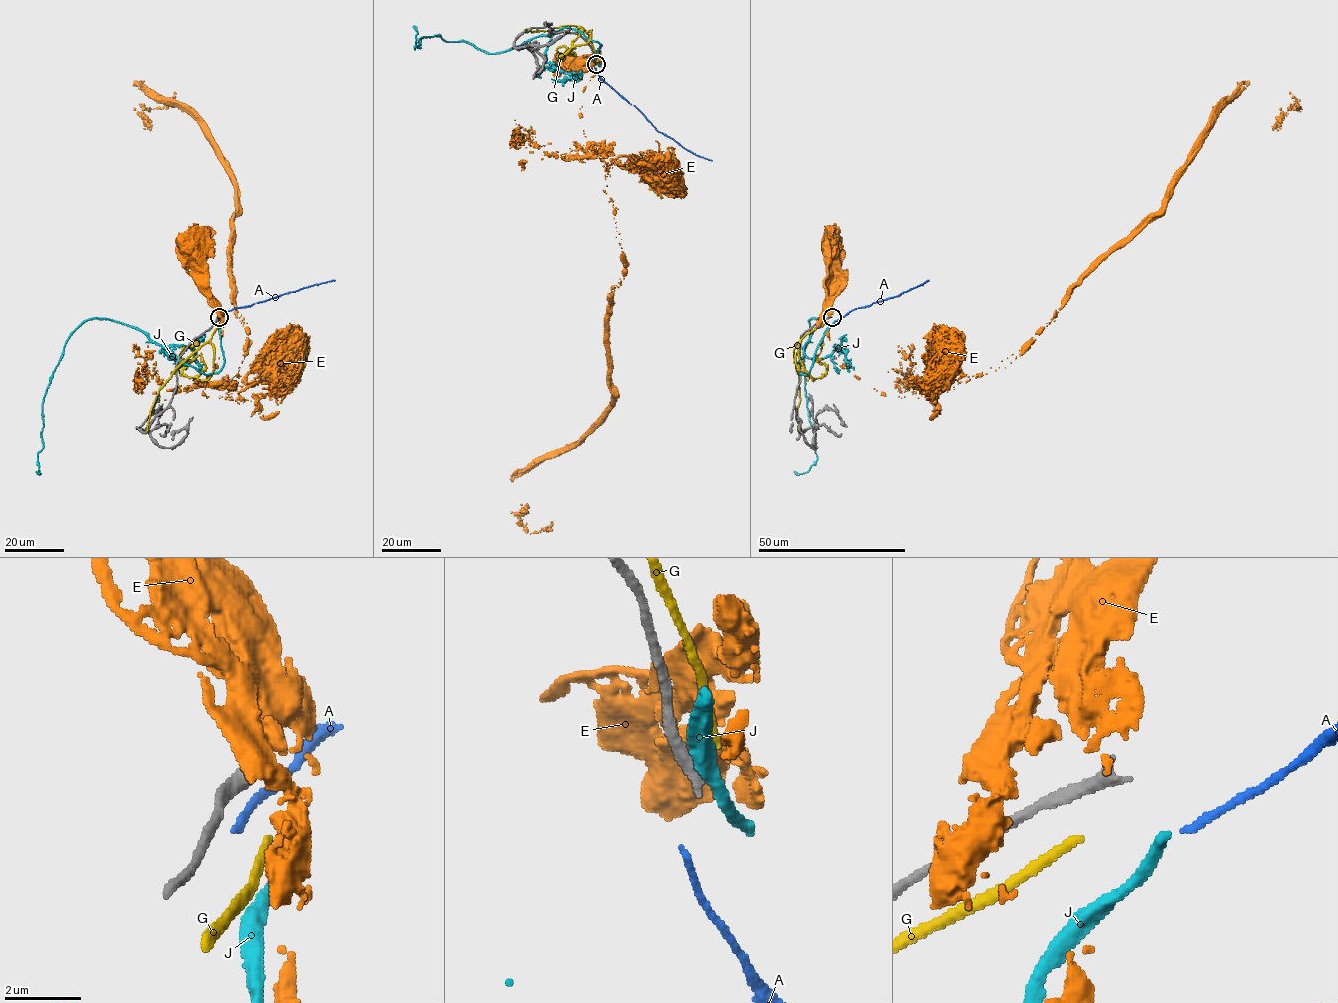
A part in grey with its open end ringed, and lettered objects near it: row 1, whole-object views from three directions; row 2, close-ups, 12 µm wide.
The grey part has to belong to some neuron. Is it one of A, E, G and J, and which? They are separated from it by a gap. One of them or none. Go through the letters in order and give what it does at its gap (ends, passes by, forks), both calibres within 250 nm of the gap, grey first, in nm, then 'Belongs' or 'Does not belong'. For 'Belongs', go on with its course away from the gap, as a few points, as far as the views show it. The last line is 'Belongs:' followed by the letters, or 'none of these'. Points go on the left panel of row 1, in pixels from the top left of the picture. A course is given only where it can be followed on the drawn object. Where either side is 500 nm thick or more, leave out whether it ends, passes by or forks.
A: It ends there. Thickness 320 nm (grey) against 170 nm. Does not belong
E: It ends there. Thickness 320 nm (grey) against 180 nm. Does not belong
G: It ends there. Thickness 320 nm (grey) against 200 nm. Does not belong
J: It ends there. Thickness 320 nm (grey) against 280 nm. Does not belong
Belongs: none of these

